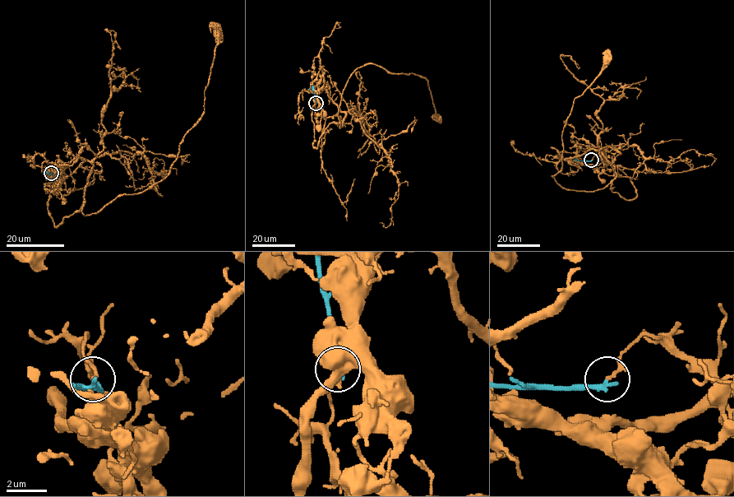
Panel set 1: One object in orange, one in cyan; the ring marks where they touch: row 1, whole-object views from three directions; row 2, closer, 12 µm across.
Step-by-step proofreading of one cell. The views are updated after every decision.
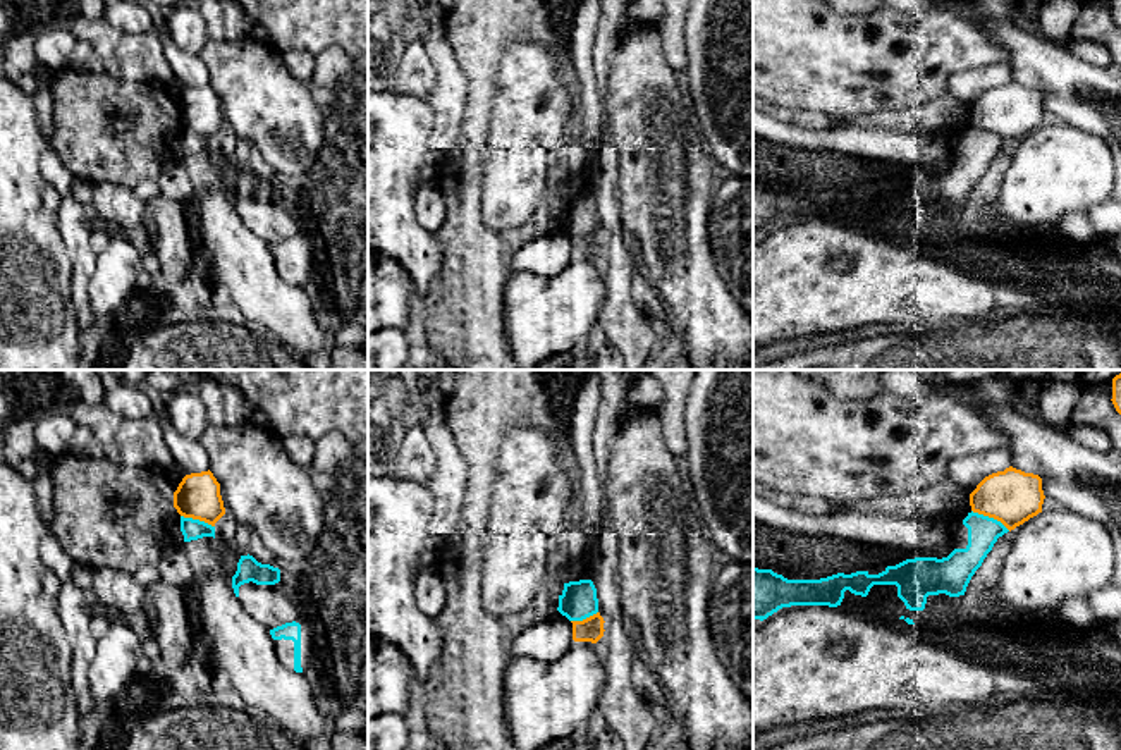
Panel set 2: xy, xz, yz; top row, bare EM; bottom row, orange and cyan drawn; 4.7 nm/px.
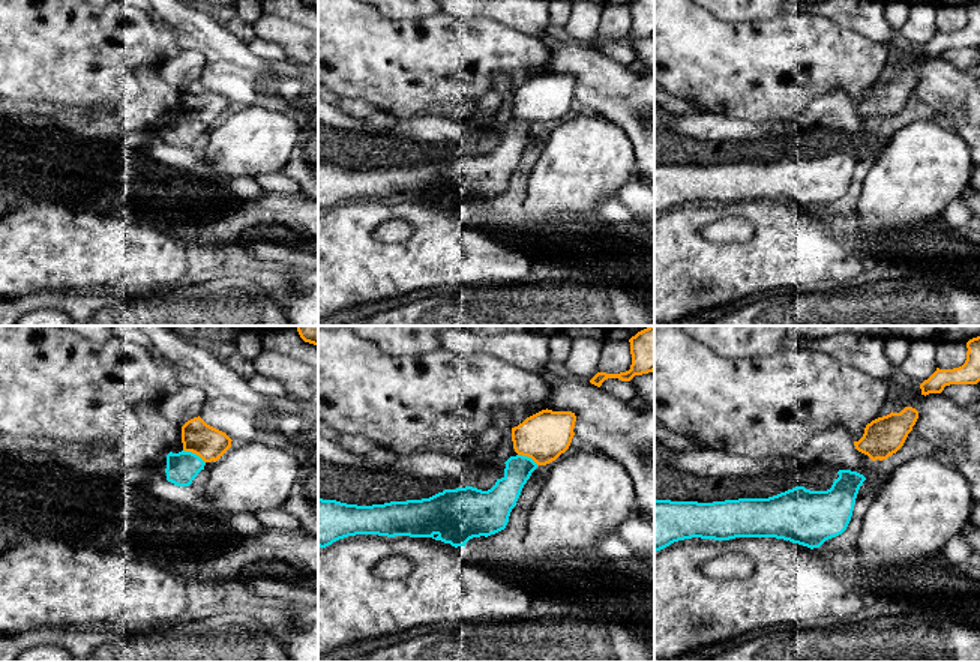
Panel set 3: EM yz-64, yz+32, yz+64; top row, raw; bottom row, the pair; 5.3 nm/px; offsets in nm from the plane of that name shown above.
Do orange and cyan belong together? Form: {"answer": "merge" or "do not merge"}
{"answer": "do not merge"}

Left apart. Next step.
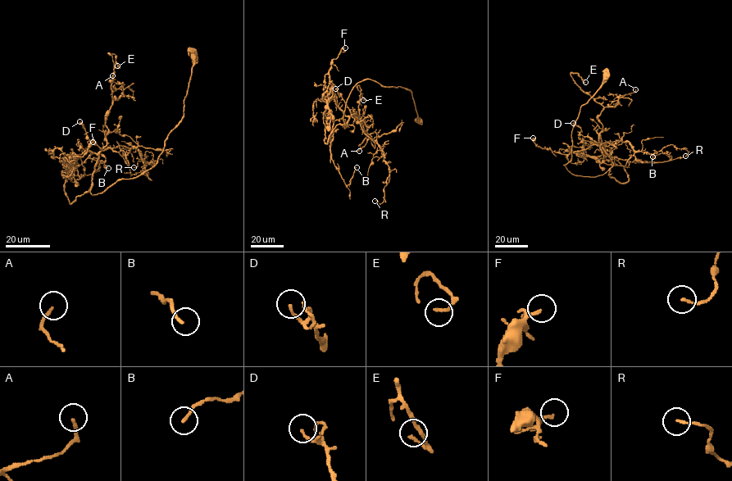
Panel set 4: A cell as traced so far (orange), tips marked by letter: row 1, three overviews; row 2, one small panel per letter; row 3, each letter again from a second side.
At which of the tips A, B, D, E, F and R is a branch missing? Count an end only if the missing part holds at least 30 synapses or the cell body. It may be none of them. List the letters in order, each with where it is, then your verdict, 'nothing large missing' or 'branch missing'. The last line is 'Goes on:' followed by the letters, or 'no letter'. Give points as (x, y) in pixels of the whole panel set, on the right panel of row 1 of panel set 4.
A: place (635, 89); nothing large missing
B: place (652, 156); nothing large missing
D: place (573, 123); nothing large missing
E: place (585, 82); nothing large missing
F: place (533, 138); nothing large missing
R: place (685, 156); nothing large missing
Goes on: no letter

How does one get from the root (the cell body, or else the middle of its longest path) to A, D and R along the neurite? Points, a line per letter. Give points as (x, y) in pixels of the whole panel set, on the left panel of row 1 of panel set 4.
A: (193, 57), (184, 116), (158, 161), (93, 195), (94, 165), (106, 145), (105, 119), (123, 93), (112, 75)
D: (193, 57), (184, 116), (158, 161), (139, 175), (93, 195), (101, 149), (79, 121)
R: (193, 57), (184, 116), (158, 161), (90, 192), (100, 152), (136, 147), (150, 164), (152, 153), (134, 167)

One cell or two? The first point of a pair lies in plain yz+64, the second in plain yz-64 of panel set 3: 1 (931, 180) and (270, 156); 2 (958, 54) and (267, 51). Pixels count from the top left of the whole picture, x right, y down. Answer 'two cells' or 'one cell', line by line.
1: one cell
2: one cell

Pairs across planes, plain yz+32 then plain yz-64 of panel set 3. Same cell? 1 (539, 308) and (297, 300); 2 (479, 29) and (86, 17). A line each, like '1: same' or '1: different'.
1: different
2: same

